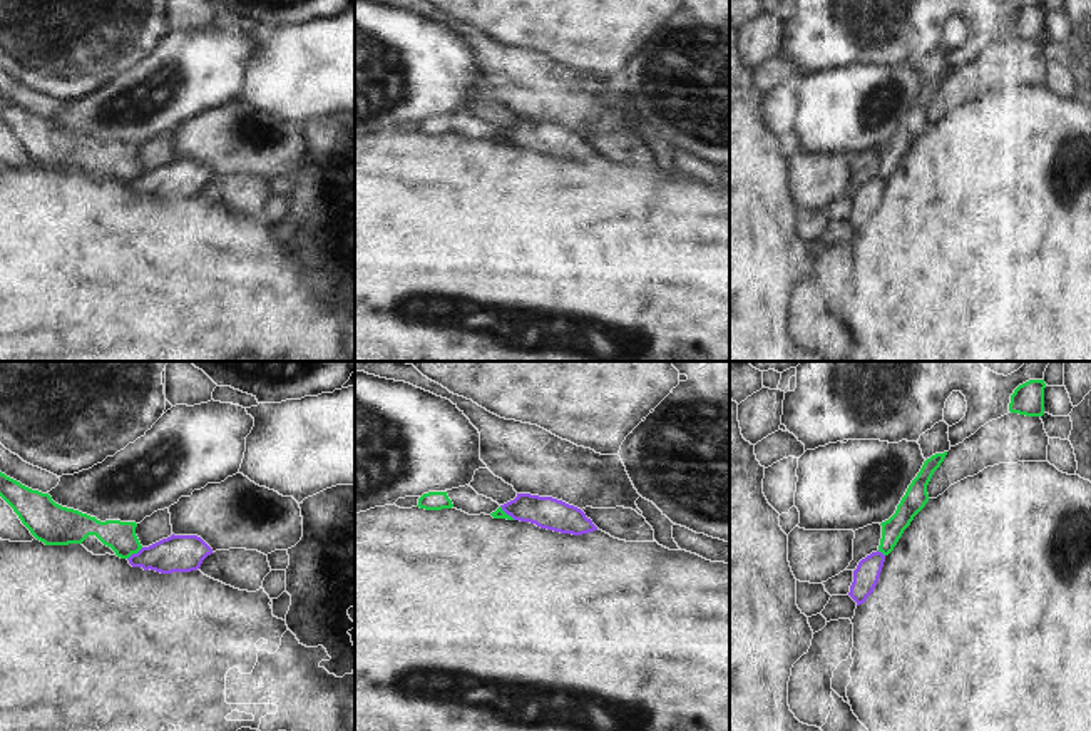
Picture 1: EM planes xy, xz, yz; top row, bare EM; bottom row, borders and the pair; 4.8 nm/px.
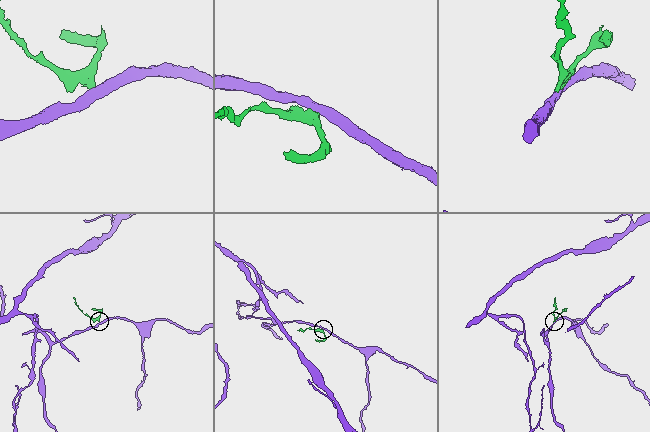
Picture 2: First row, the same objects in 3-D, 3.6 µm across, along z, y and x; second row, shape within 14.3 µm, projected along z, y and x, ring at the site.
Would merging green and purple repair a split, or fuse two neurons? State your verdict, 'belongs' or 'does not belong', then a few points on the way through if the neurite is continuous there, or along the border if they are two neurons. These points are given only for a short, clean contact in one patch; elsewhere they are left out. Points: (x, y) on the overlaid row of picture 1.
does not belong; border along xy (143, 547), (128, 559)

